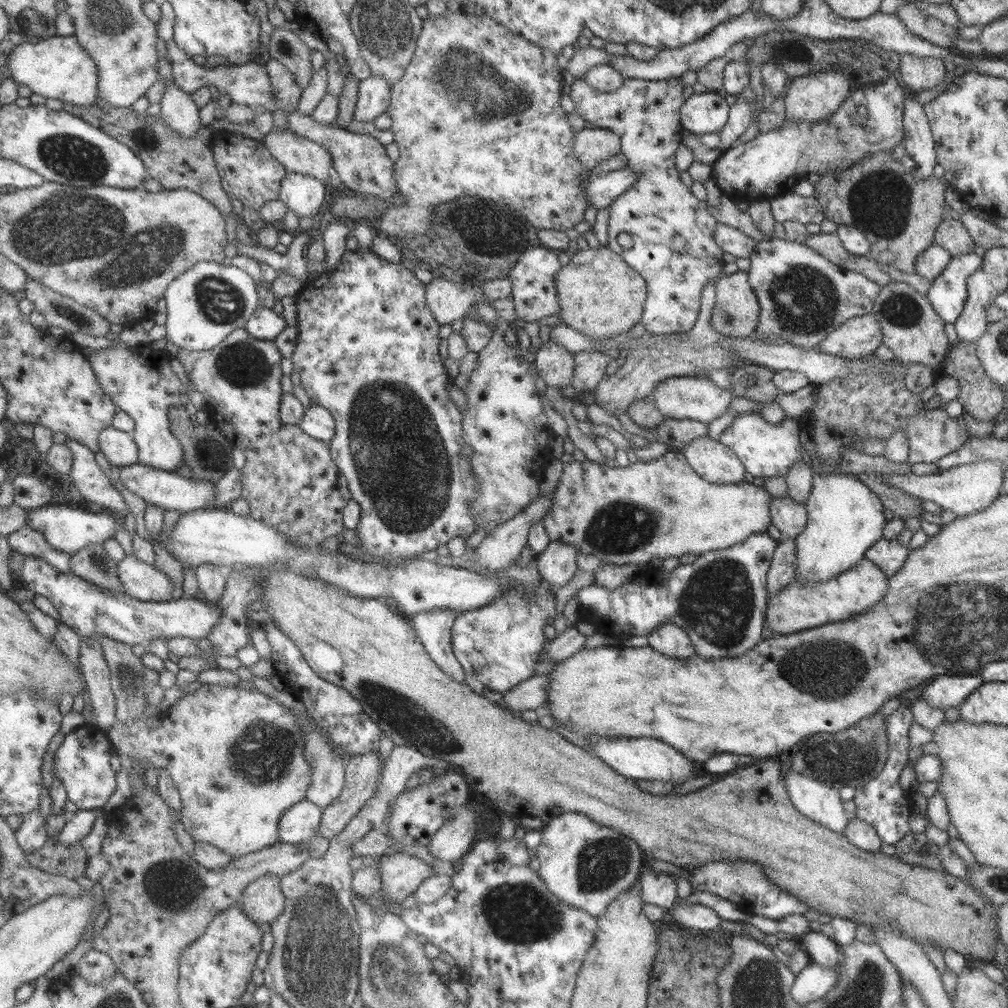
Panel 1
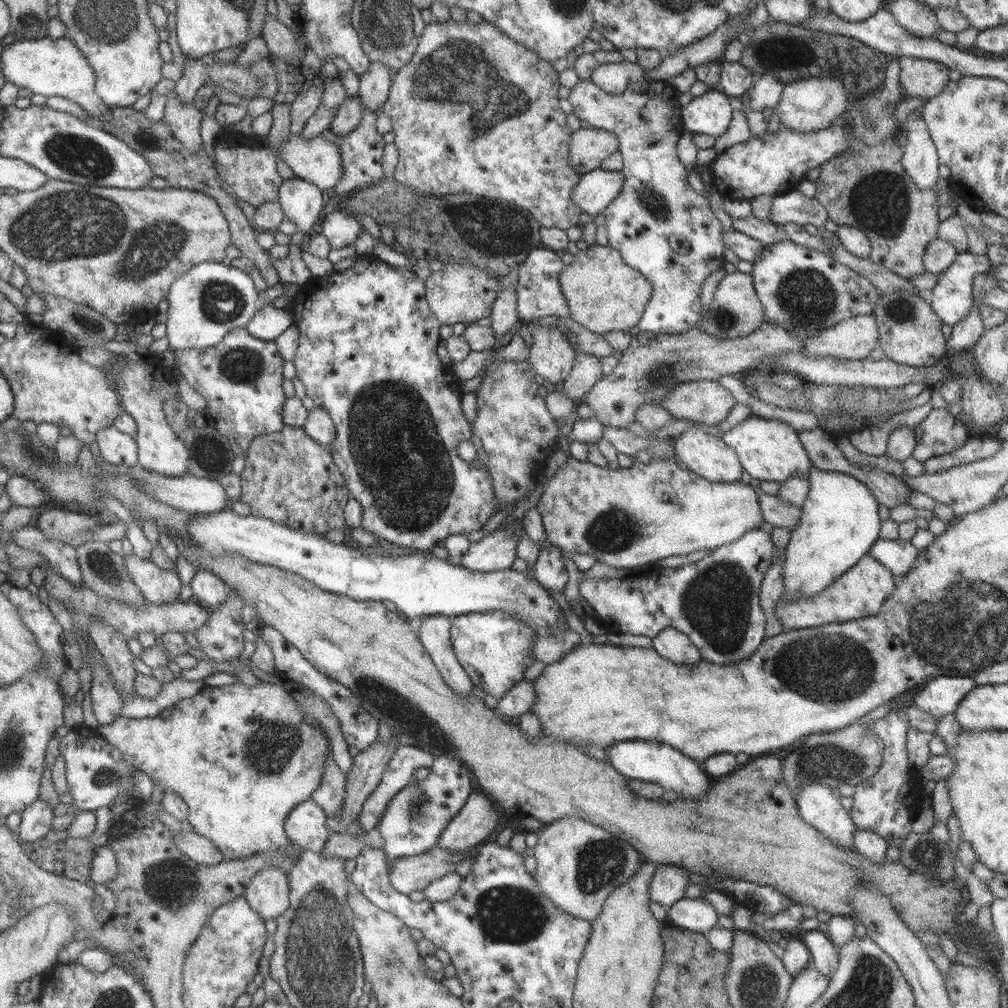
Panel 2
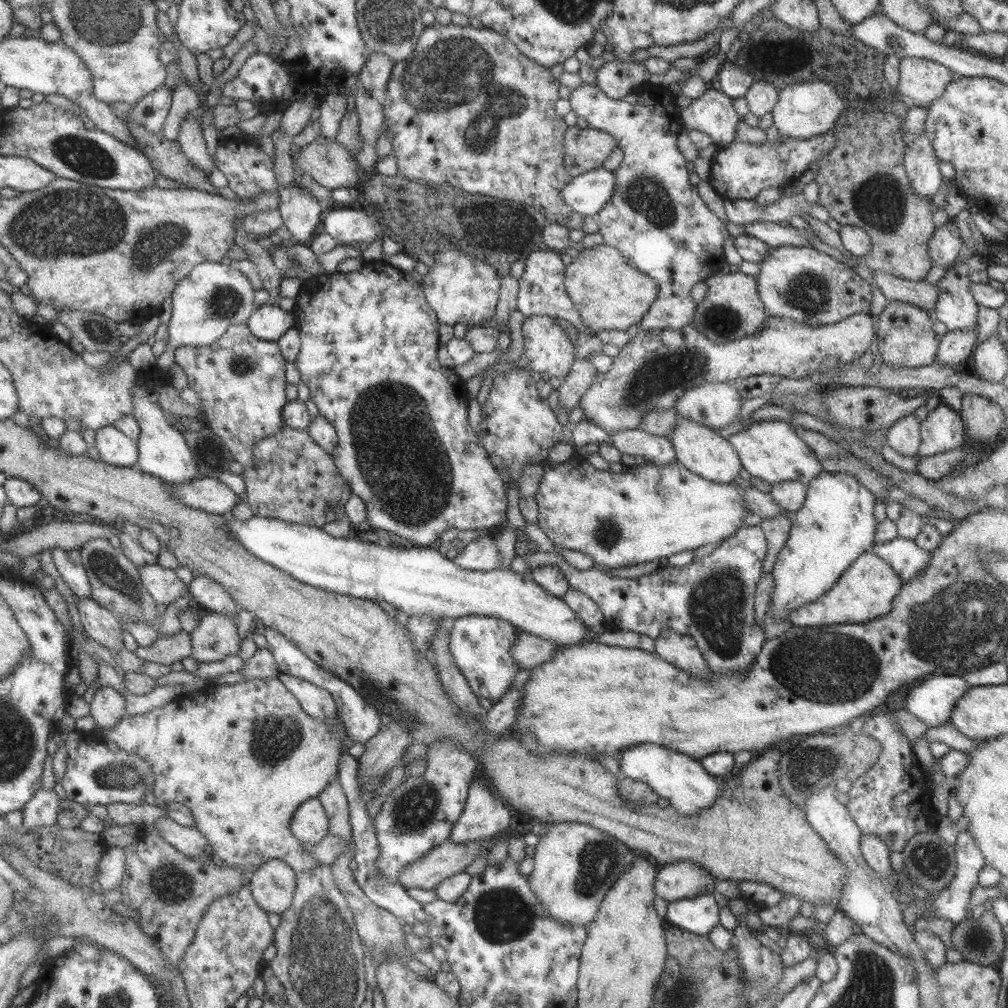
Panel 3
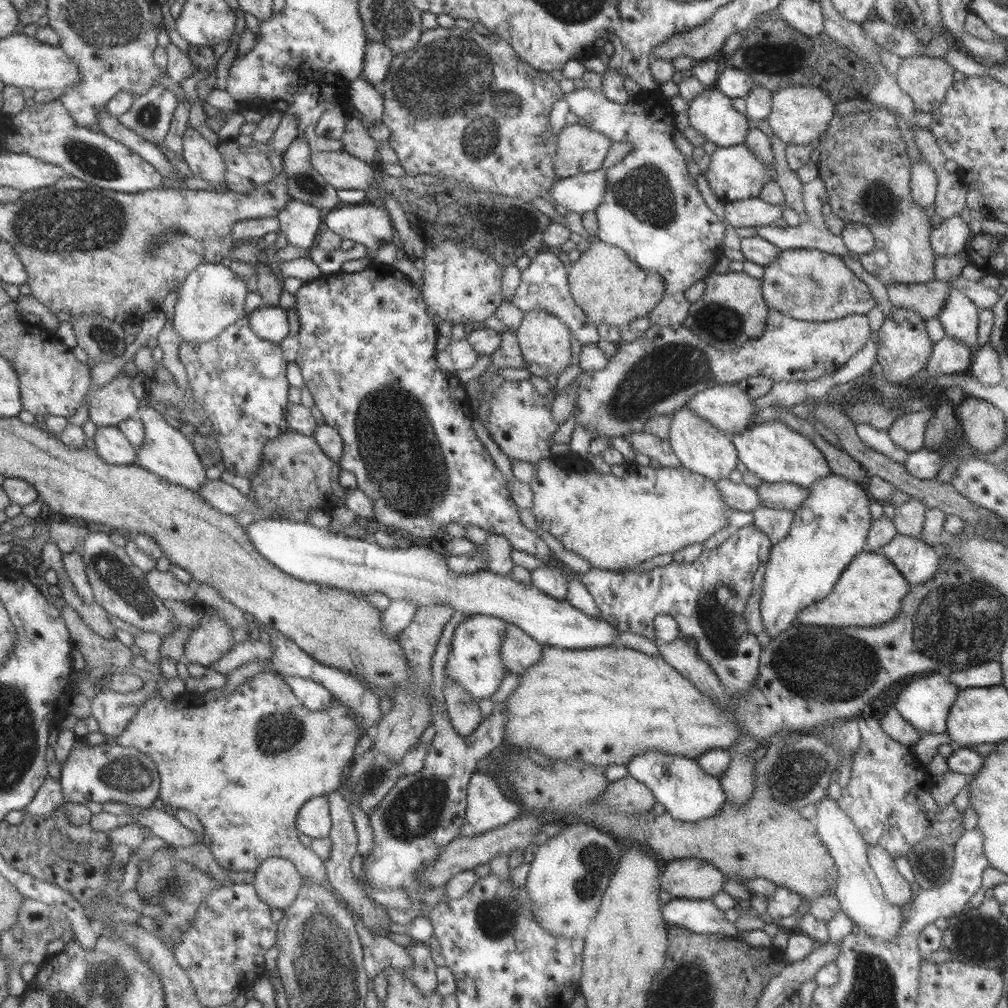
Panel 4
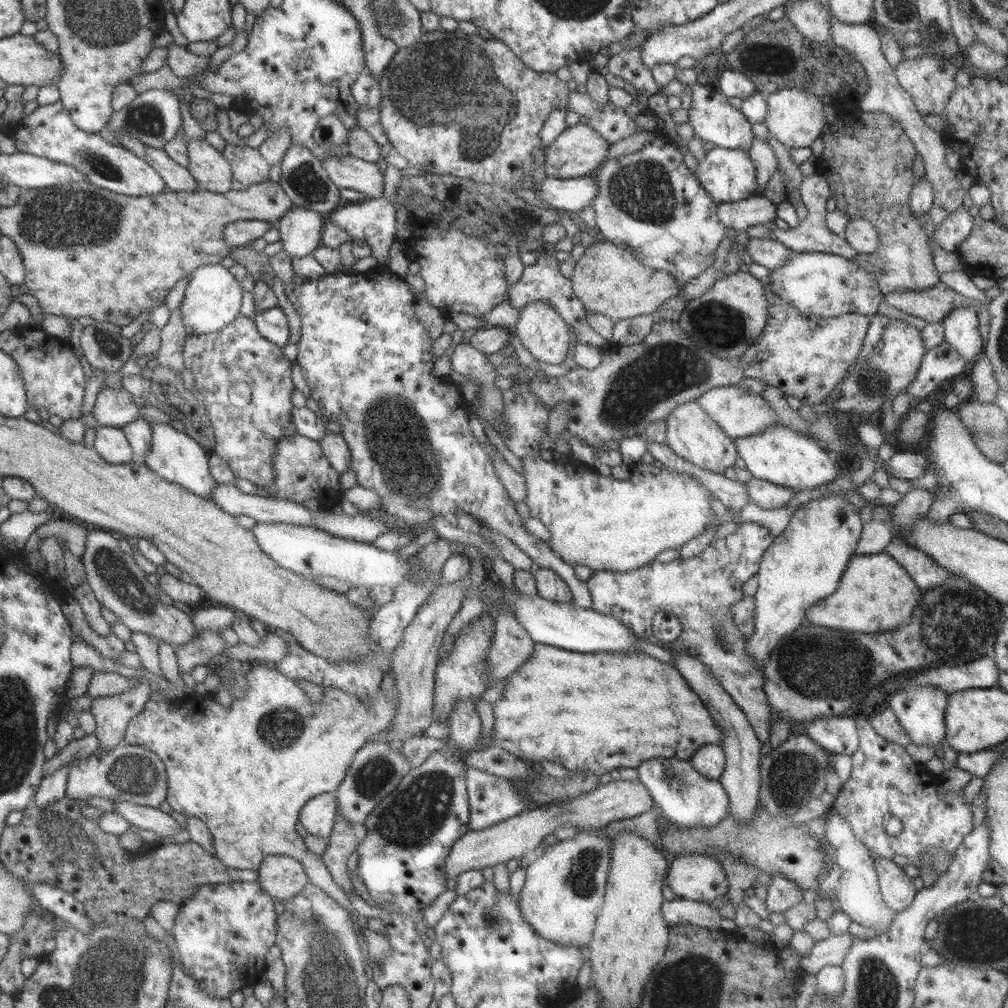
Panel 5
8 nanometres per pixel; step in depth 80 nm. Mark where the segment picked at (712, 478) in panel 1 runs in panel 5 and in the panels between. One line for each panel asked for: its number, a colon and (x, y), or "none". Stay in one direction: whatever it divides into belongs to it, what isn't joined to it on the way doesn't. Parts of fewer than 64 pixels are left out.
2: (708, 456)
3: (698, 448)
4: (701, 448)
5: (691, 434)

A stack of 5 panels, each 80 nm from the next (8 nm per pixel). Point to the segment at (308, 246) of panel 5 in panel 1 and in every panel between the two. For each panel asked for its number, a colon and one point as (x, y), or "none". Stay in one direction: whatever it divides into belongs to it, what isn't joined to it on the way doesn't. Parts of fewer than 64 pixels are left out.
1: (302, 194)
2: (300, 201)
3: (301, 215)
4: (301, 224)

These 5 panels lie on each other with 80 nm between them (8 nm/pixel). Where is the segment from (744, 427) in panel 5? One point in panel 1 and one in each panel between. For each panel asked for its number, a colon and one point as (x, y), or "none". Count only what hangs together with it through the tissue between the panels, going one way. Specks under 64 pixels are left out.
1: (695, 398)
2: (706, 402)
3: (715, 405)
4: (725, 406)

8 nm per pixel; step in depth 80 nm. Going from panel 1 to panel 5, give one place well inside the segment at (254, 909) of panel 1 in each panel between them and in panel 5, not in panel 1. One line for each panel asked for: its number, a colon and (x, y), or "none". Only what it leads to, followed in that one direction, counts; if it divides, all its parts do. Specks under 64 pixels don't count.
2: (267, 893)
3: (272, 883)
4: (276, 882)
5: (281, 877)

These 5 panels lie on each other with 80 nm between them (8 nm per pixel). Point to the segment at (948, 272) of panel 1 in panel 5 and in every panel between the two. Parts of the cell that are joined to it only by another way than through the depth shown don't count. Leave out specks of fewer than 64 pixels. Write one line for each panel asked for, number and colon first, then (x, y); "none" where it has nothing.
2: (951, 294)
3: (954, 306)
4: (958, 316)
5: (960, 328)

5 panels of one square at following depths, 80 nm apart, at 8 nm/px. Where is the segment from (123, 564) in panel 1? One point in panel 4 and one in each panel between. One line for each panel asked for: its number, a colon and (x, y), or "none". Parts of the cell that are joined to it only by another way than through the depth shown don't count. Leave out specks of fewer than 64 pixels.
2: (156, 585)
3: (164, 587)
4: (163, 583)

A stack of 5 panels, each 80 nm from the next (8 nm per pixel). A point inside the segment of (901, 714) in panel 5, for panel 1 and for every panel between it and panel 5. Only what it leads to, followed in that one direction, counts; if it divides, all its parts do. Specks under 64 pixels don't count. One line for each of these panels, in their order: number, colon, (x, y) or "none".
1: (944, 692)
2: (939, 696)
3: (931, 701)
4: (924, 703)

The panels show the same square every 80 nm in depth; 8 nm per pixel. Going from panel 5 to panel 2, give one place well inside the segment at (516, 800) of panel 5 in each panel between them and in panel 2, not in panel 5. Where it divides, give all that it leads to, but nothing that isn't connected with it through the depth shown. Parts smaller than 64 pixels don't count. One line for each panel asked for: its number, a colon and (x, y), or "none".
2: (478, 817)
3: (484, 815)
4: (488, 808)

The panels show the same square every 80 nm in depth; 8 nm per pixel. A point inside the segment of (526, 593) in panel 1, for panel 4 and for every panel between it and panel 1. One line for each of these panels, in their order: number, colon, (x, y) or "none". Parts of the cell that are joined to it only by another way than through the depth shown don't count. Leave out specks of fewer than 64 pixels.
2: (494, 648)
3: (480, 646)
4: (473, 661)

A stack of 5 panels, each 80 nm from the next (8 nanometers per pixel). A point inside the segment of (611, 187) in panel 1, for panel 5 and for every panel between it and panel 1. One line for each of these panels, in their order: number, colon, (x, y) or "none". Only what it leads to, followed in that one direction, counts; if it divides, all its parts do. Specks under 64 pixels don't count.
2: (596, 189)
3: (586, 194)
4: (581, 193)
5: (571, 194)

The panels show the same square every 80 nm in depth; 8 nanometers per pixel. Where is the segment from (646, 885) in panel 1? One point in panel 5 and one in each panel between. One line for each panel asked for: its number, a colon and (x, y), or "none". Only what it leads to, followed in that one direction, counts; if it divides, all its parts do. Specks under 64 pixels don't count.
2: (667, 884)
3: (679, 880)
4: (687, 878)
5: (696, 877)

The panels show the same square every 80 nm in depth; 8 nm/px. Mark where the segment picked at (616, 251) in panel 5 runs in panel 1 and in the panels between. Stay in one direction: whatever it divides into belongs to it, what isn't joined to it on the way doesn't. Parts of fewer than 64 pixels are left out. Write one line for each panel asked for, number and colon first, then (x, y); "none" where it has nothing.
1: (598, 295)
2: (602, 293)
3: (609, 294)
4: (607, 287)

